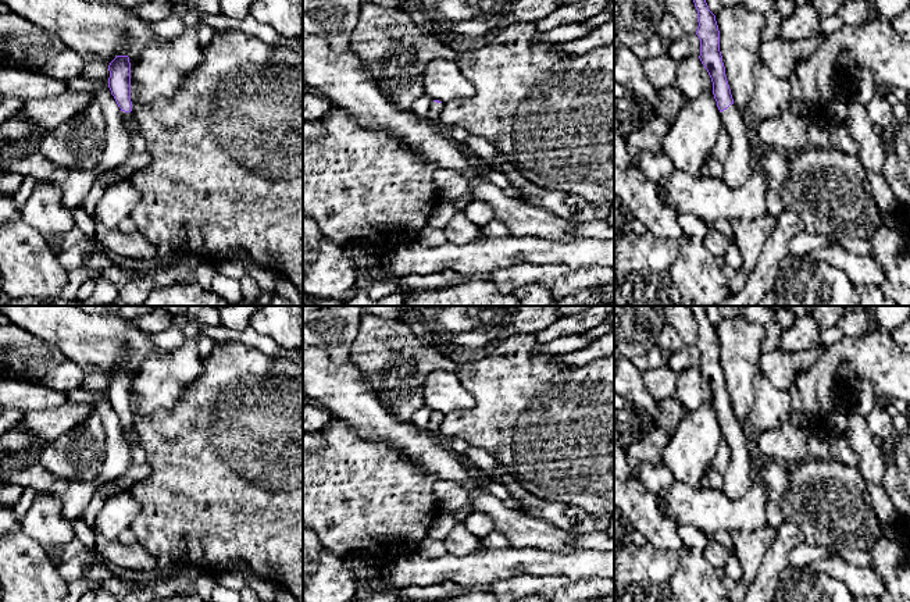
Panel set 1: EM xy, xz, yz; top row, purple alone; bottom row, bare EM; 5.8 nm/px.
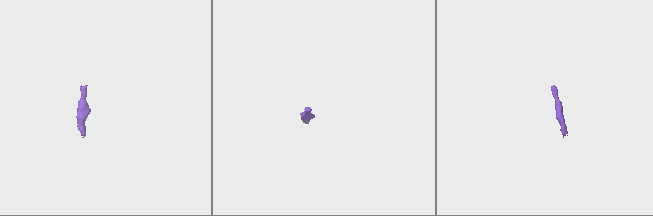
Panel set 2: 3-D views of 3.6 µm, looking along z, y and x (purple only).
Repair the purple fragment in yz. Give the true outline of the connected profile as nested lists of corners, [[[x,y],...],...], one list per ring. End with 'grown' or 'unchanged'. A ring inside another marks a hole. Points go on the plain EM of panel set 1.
[[[690,306],[697,321],[700,373],[713,393],[713,406],[722,430],[722,438],[731,449],[731,463],[722,474],[721,492],[729,499],[741,498],[752,485],[756,452],[747,439],[747,428],[734,416],[720,363],[720,342],[715,327],[709,321],[706,306]]] | grown

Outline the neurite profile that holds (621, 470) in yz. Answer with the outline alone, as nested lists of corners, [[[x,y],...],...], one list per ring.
[[[614,441],[614,478],[629,480],[631,477],[632,471],[627,460],[627,448]]]

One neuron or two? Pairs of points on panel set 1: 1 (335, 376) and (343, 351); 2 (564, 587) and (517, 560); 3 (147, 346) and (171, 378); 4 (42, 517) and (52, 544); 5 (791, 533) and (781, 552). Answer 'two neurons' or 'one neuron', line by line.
1: two neurons
2: two neurons
3: two neurons
4: one neuron
5: one neuron

